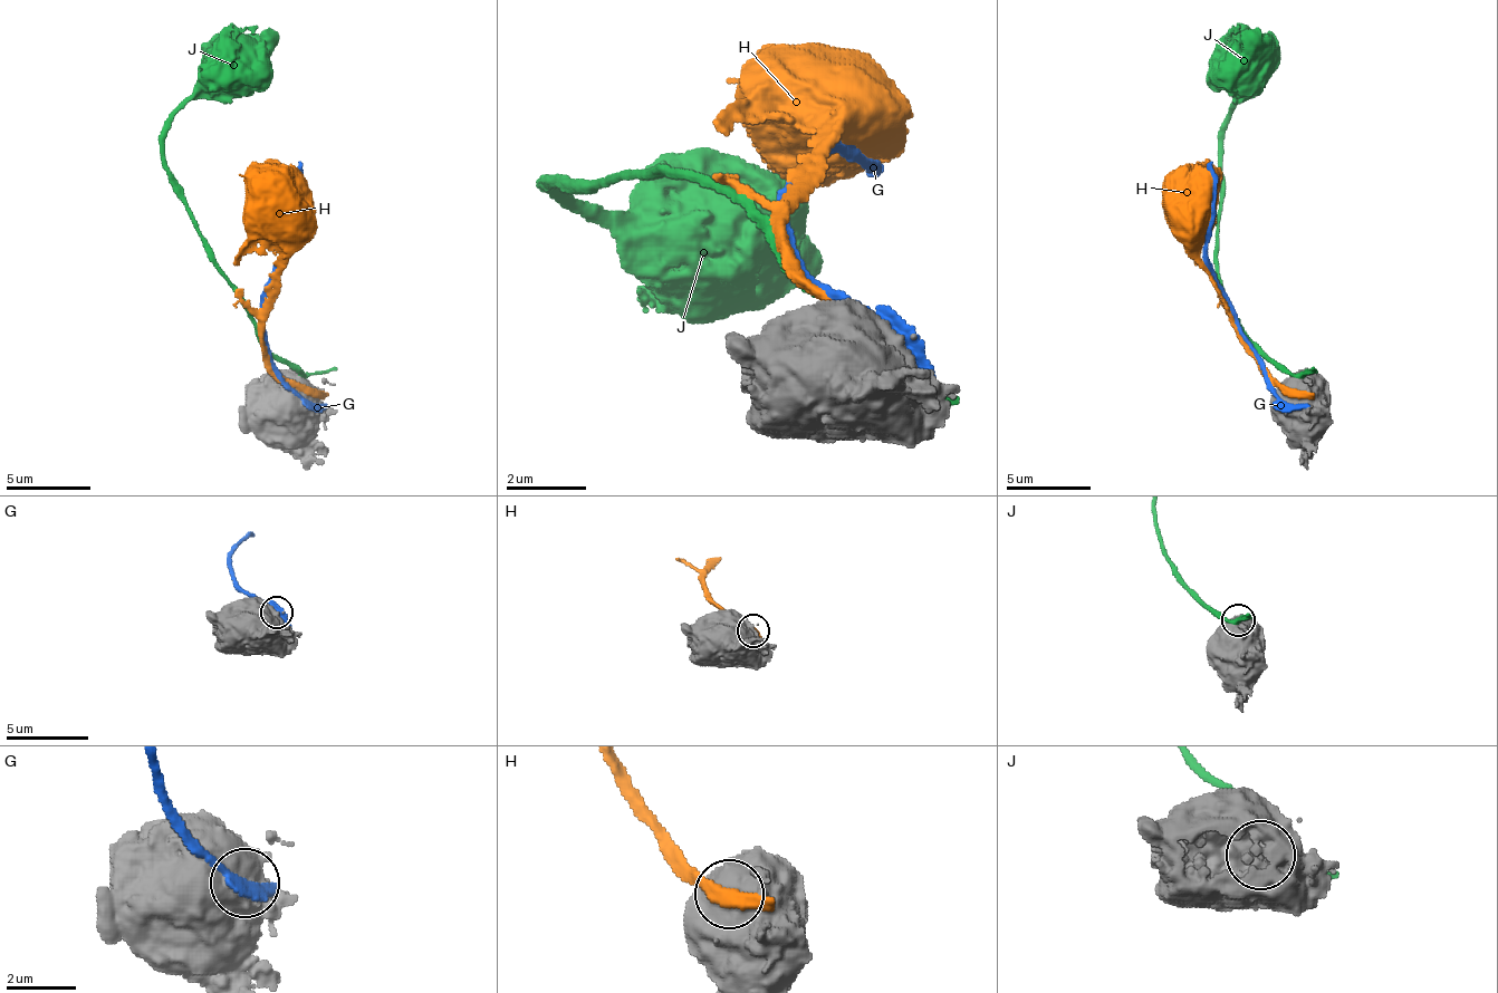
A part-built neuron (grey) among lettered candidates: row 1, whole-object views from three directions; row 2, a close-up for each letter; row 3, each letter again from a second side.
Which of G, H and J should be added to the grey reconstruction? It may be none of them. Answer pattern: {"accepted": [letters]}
{"accepted": []}

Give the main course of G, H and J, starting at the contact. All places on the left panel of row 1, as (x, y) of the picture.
G: (310, 403), (289, 385), (268, 352), (263, 291), (285, 249), (301, 199), (297, 160)
H: (315, 389), (293, 385), (263, 347), (263, 288), (276, 258), (268, 181), (280, 164)
J: (297, 373), (259, 338), (165, 164), (165, 126), (191, 100), (212, 96), (276, 32)

